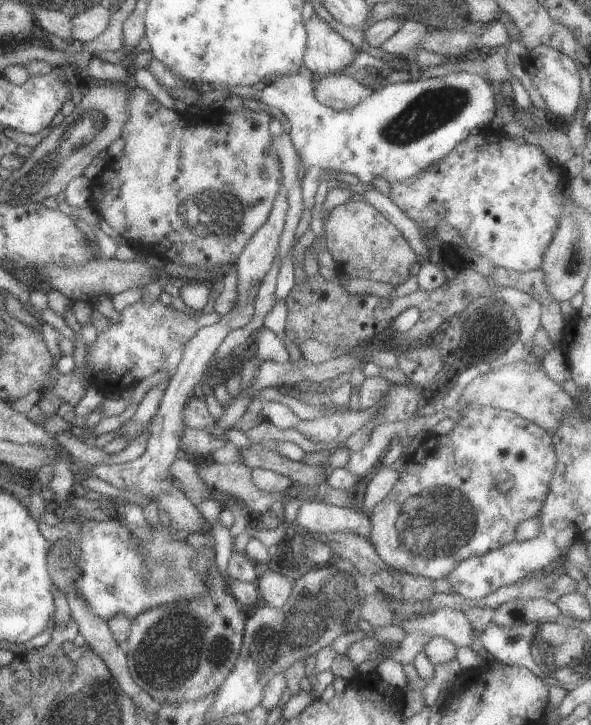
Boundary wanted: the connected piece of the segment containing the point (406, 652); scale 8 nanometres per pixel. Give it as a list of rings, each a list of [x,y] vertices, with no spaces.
[[[441,608],[425,616],[409,618],[397,626],[405,634],[391,659],[403,666],[411,663],[413,657],[423,650],[424,644],[434,636],[449,640],[456,648],[469,646],[473,636],[471,624],[463,616],[463,611],[451,610],[451,608]]]

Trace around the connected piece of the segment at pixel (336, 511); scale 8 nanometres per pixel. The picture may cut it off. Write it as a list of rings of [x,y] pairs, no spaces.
[[[303,498],[303,503],[296,512],[293,524],[305,528],[311,534],[331,534],[331,532],[353,532],[369,541],[371,523],[368,517],[353,508],[337,507],[322,501],[309,501]]]

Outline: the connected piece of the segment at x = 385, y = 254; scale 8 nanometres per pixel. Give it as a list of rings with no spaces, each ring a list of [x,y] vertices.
[[[349,200],[329,212],[321,211],[325,247],[335,263],[336,273],[351,278],[368,278],[395,288],[407,280],[409,267],[417,262],[401,232],[378,210],[364,201]]]

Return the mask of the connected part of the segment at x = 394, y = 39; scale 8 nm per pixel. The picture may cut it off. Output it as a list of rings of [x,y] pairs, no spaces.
[[[406,20],[385,42],[379,44],[379,49],[390,55],[401,55],[410,63],[415,63],[417,42],[425,34],[425,30],[437,30],[432,26],[425,26],[417,21]]]

